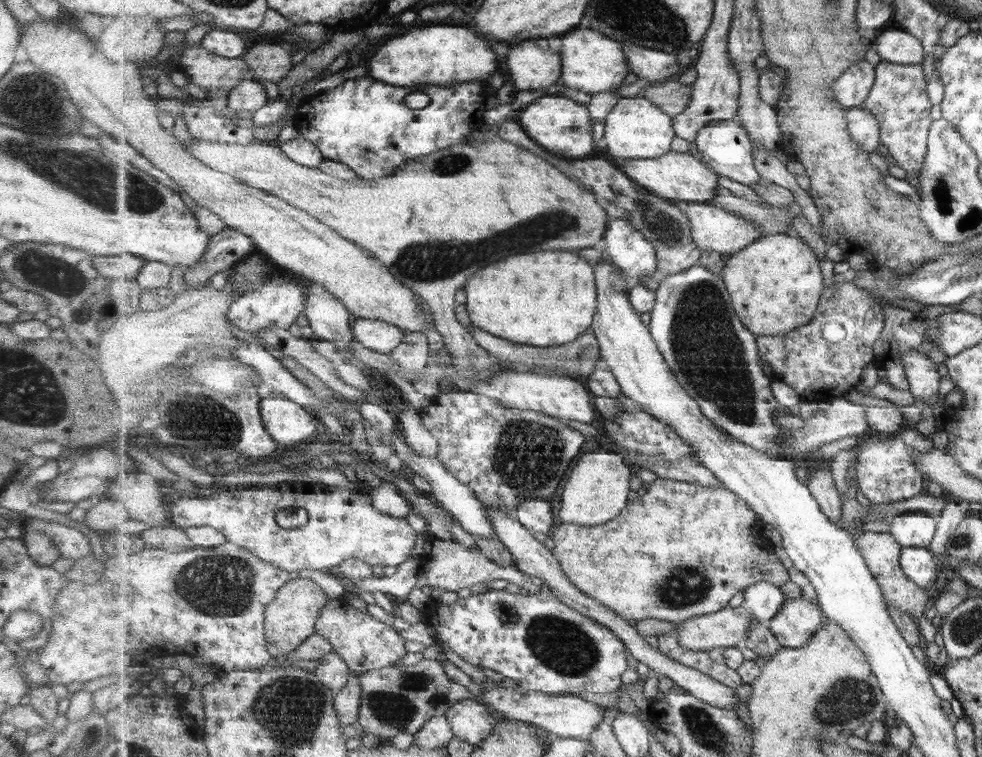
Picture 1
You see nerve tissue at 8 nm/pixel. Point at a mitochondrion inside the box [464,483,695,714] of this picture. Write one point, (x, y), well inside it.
(558, 644)

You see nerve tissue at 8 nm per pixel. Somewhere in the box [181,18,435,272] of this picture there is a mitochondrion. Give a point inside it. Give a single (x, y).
(299, 39)

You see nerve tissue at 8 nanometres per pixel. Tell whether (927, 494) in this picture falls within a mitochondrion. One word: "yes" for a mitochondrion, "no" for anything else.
no

